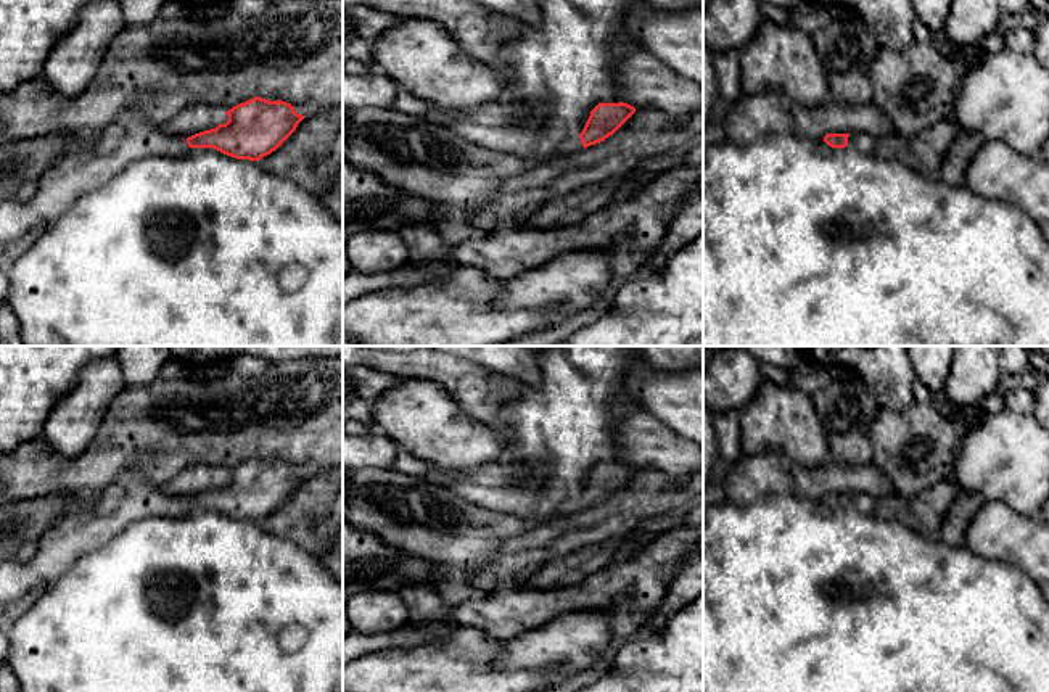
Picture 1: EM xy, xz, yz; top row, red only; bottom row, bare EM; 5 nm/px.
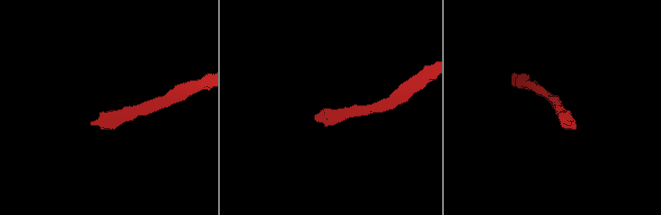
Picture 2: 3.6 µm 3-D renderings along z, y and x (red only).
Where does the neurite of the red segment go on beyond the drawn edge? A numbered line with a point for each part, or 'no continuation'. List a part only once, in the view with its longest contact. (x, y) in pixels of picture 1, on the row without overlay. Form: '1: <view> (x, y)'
1: yz (863, 502)

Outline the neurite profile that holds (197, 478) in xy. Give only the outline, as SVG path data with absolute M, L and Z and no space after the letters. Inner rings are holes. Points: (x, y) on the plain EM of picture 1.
M195 463L183 468L174 480L161 486L161 489L167 496L188 499L195 494L216 489L227 481L228 476L219 467Z

